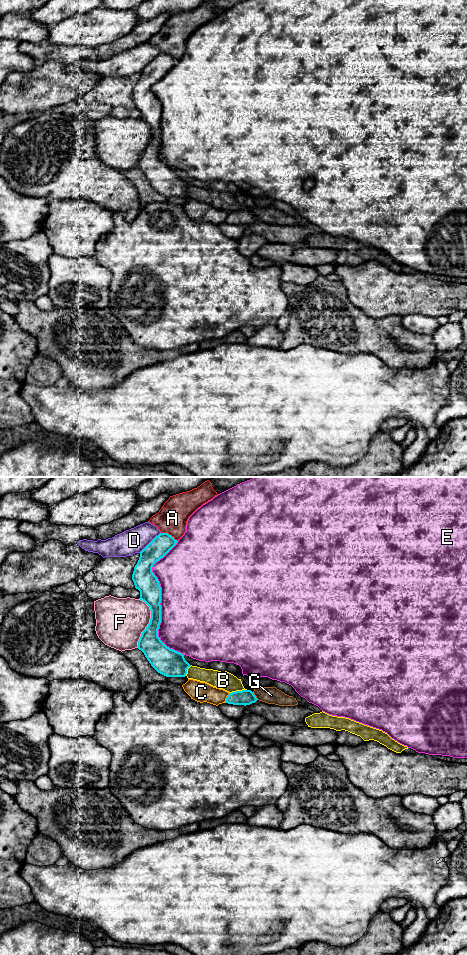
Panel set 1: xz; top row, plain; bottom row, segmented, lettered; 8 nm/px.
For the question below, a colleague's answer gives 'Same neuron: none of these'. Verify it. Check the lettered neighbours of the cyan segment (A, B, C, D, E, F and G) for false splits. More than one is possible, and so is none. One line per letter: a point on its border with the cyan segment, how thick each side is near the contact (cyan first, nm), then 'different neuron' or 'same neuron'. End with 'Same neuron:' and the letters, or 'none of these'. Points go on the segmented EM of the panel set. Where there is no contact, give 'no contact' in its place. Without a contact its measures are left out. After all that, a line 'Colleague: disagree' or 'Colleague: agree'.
A: meets cyan in xz at (168, 534); 160 nm thick on the cyan side, 240 nm on the other; different neuron
B: meets cyan in xz at (237, 691); 130 nm thick on the cyan side, 140 nm on the other; different neuron
C: meets cyan in xz at (226, 698); 130 nm thick on the cyan side, 160 nm on the other; different neuron
D: meets cyan in xz at (150, 542); 160 nm thick on the cyan side, 200 nm on the other; different neuron
E: meets cyan in xz at (160, 601); 180 nm thick on the cyan side, 500 nm on the other; different neuron
F: meets cyan in xz at (150, 622); 190 nm thick on the cyan side, 380 nm on the other; different neuron
G: meets cyan in xz at (255, 696); 130 nm thick on the cyan side, 140 nm on the other; different neuron
Same neuron: none of these
Colleague: agree

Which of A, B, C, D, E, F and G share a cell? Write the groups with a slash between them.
A / B G / C / D / E / F

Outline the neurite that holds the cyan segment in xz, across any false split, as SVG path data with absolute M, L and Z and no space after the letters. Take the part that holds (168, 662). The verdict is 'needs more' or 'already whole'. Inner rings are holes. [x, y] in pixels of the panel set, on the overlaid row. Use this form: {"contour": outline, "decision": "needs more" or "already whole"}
{"contour": "M160 533L140 552L132 574L135 588L140 591L139 599L151 610L150 623L141 634L138 649L144 653L151 666L166 677L185 677L191 666L182 653L170 649L158 637L161 623L161 587L152 567L177 542L168 533Z", "decision": "already whole"}

